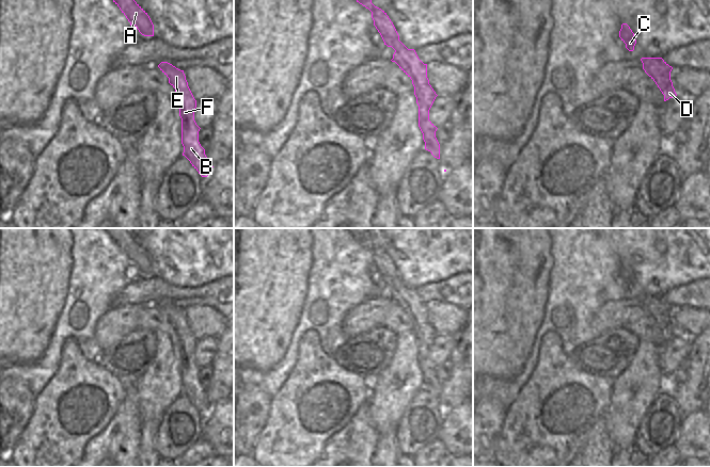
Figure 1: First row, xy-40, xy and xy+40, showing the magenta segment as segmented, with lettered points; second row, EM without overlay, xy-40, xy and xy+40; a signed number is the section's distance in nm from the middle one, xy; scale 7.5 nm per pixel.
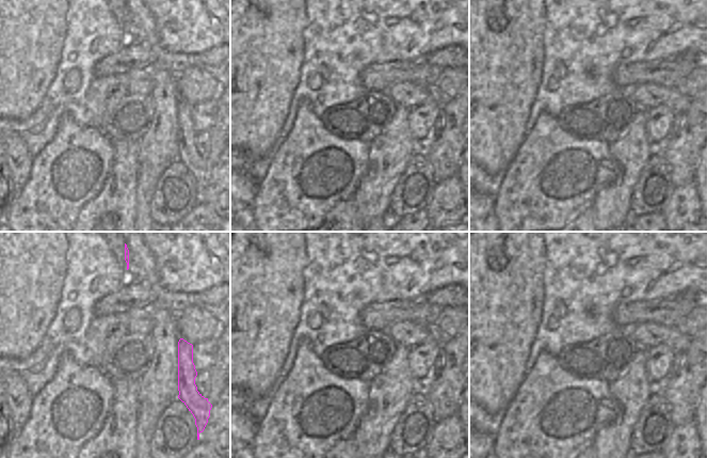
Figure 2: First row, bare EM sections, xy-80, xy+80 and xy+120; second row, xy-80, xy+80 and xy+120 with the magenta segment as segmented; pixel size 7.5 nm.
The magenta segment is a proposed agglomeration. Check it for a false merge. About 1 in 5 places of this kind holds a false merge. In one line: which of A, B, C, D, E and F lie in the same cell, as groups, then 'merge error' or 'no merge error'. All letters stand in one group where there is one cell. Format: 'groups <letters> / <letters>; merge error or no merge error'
groups A B C D E F; no merge error

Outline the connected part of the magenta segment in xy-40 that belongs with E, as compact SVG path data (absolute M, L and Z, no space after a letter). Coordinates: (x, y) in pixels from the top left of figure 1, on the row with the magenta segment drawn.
M161 62L158 67L169 78L169 83L175 88L179 101L179 116L182 118L182 144L185 156L202 177L207 177L212 170L205 149L199 142L200 127L194 120L196 100L194 99L186 80L184 70L168 62Z

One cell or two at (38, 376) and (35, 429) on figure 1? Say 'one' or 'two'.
two

